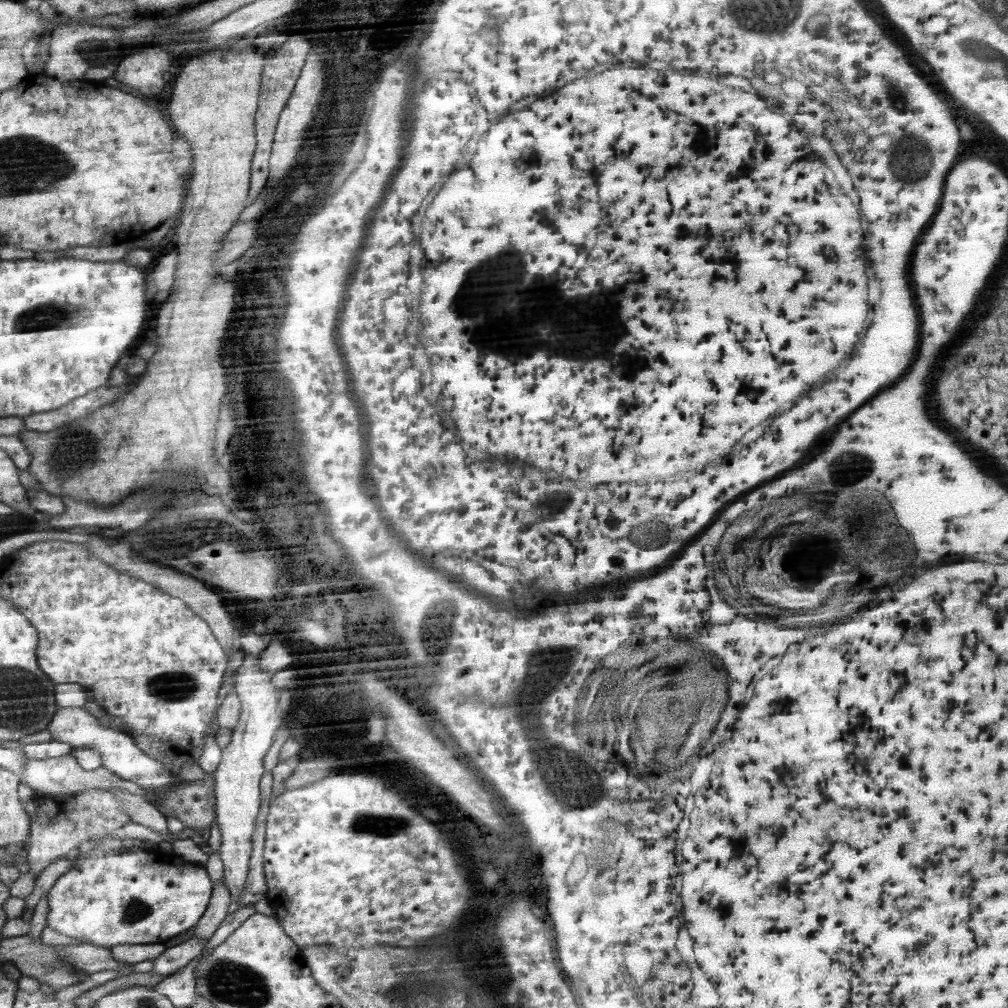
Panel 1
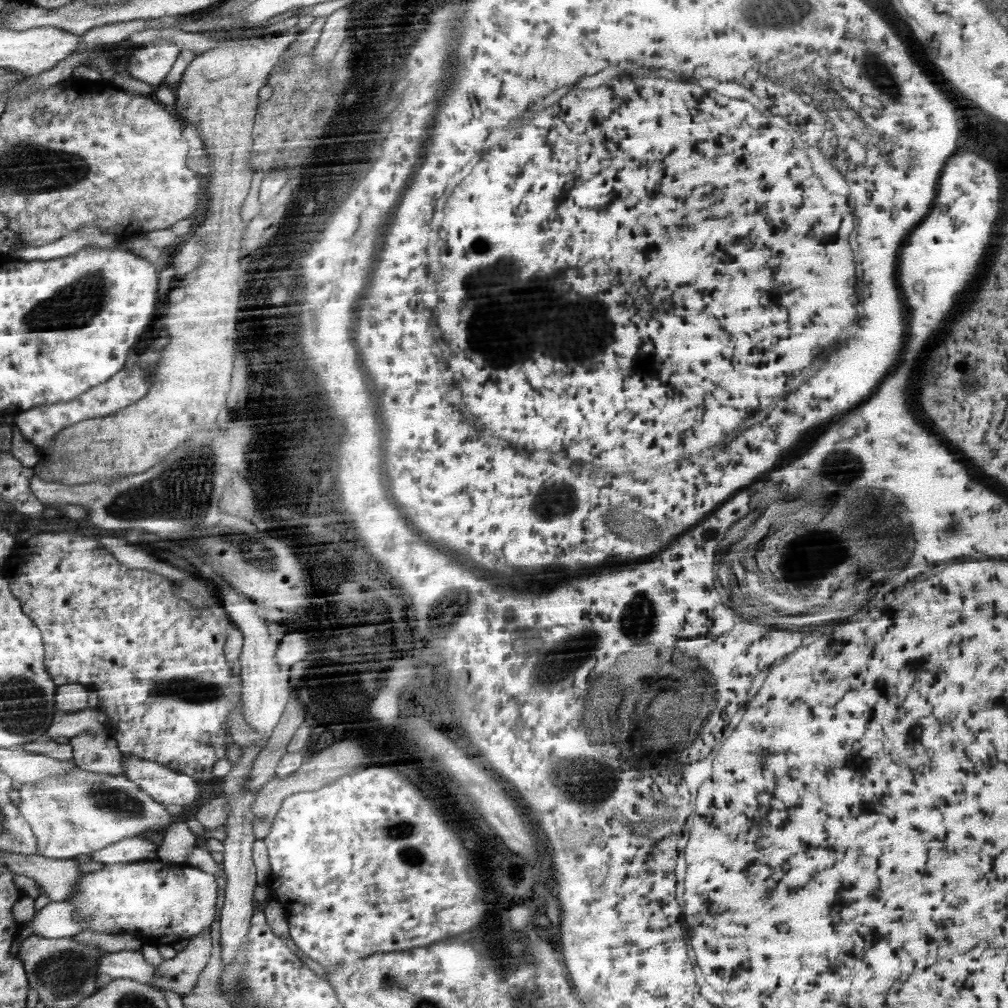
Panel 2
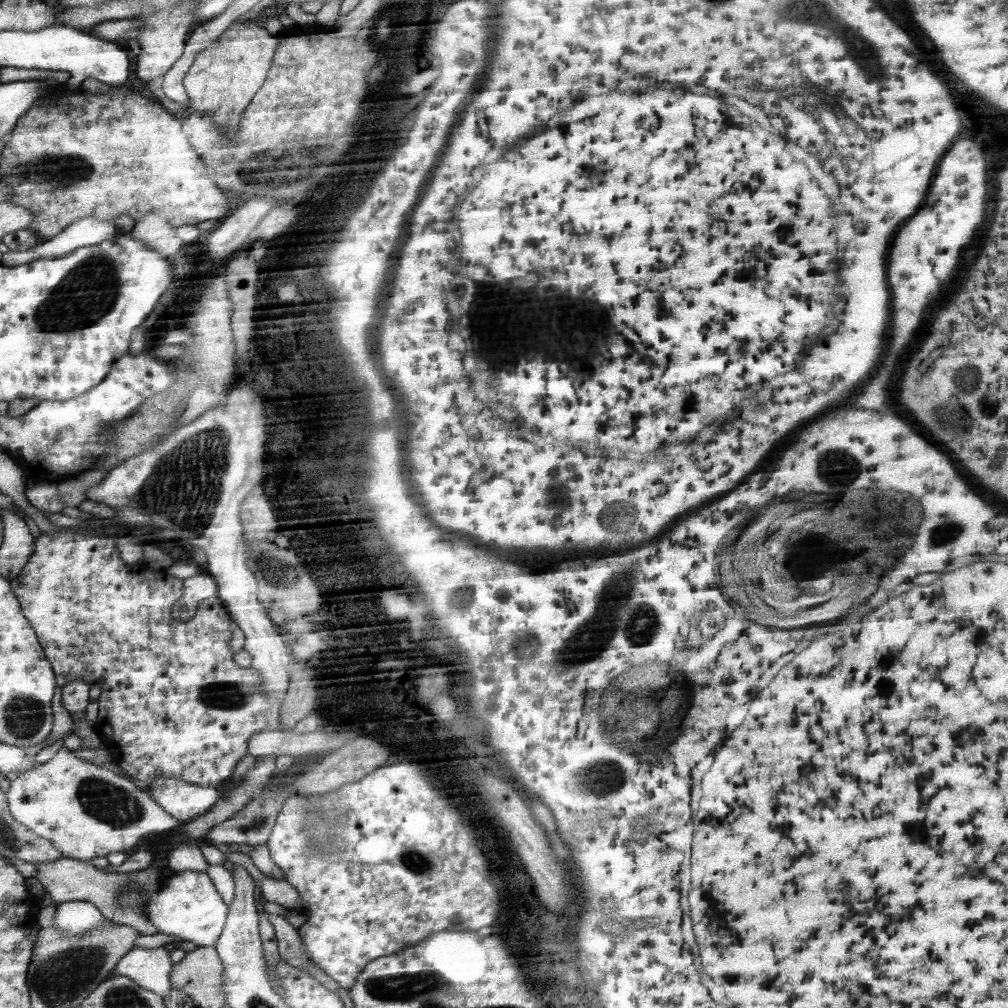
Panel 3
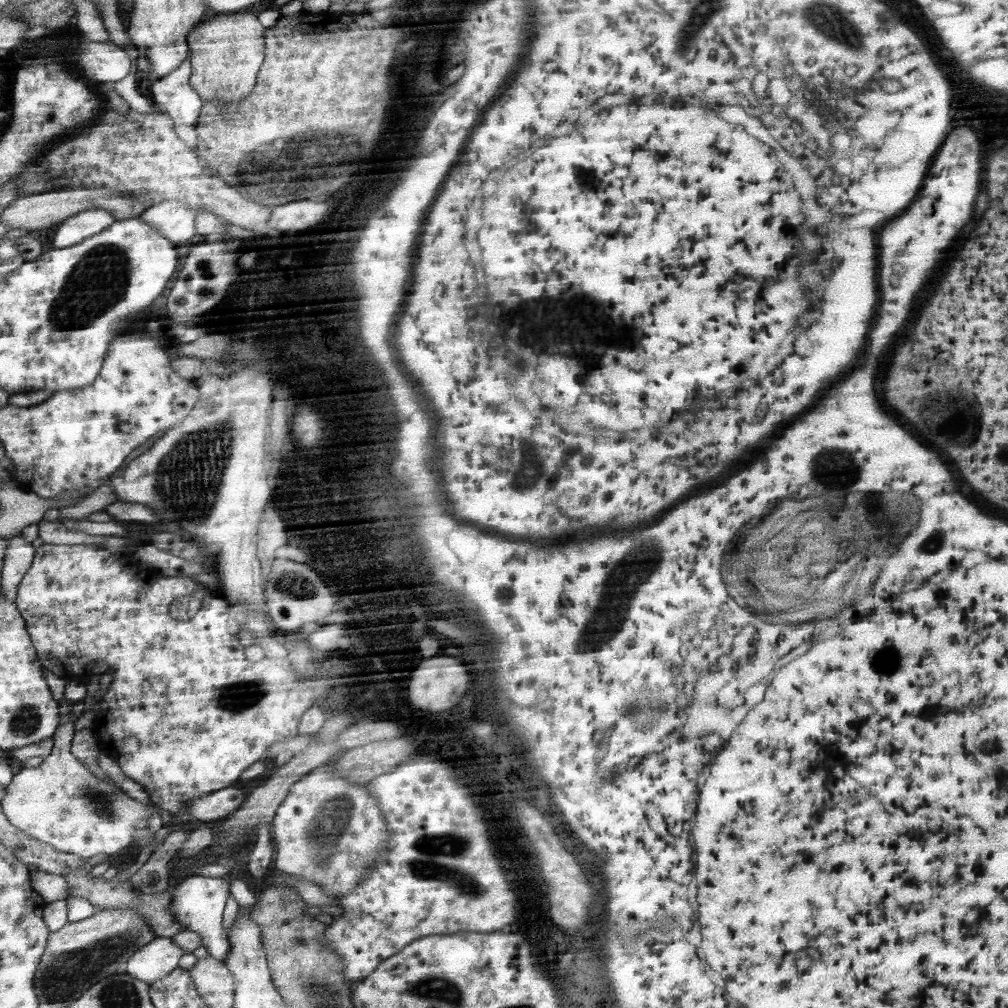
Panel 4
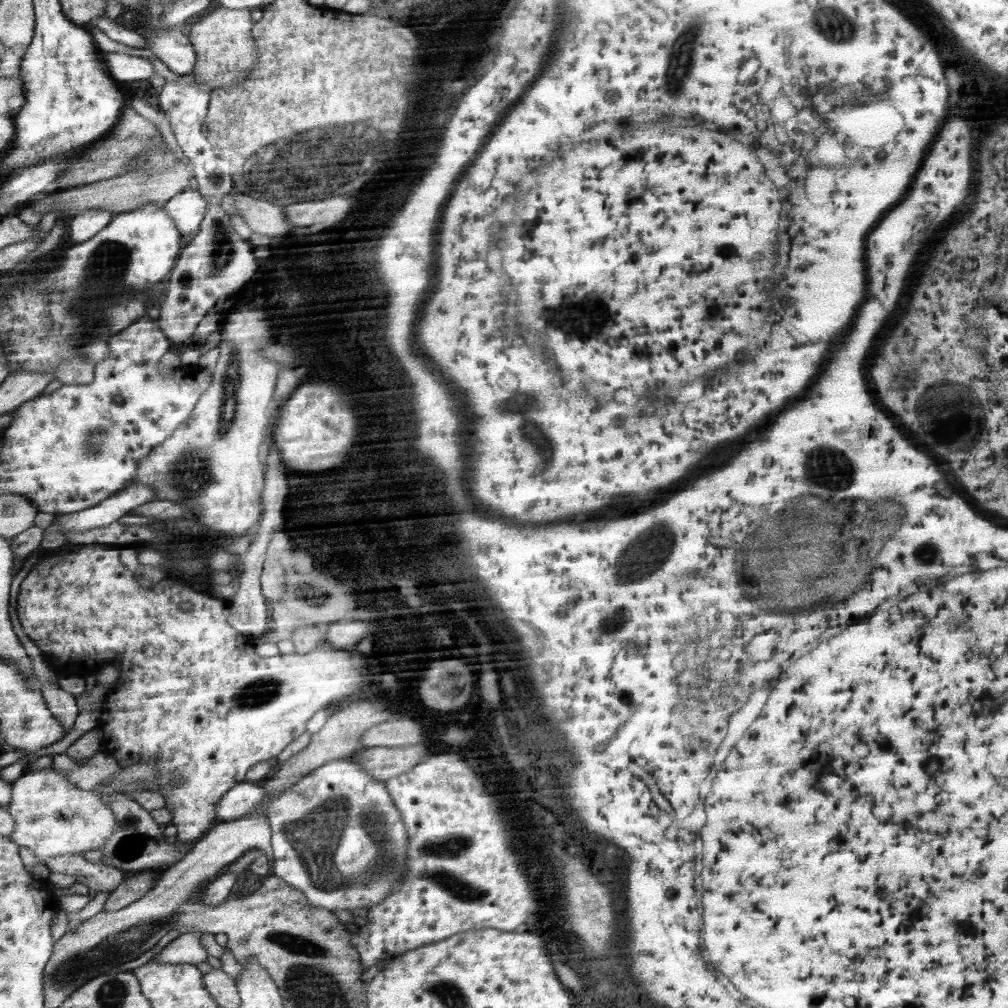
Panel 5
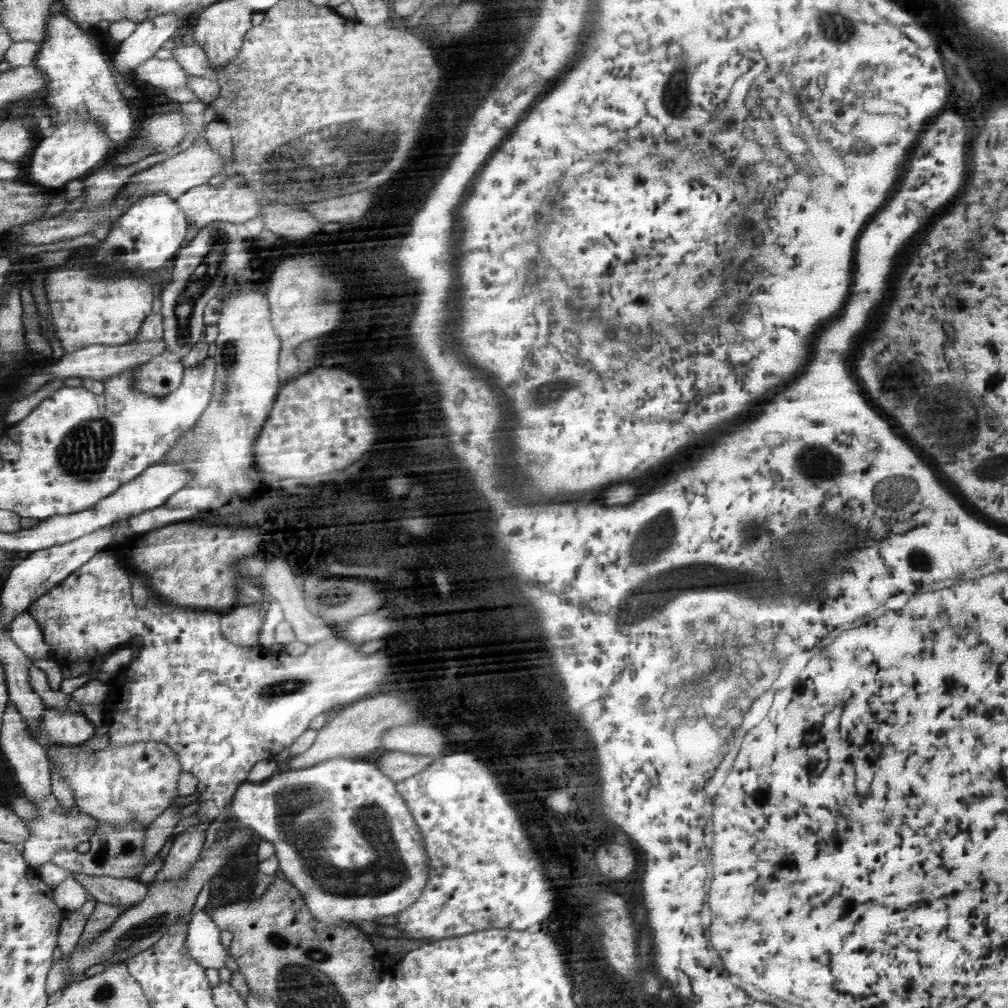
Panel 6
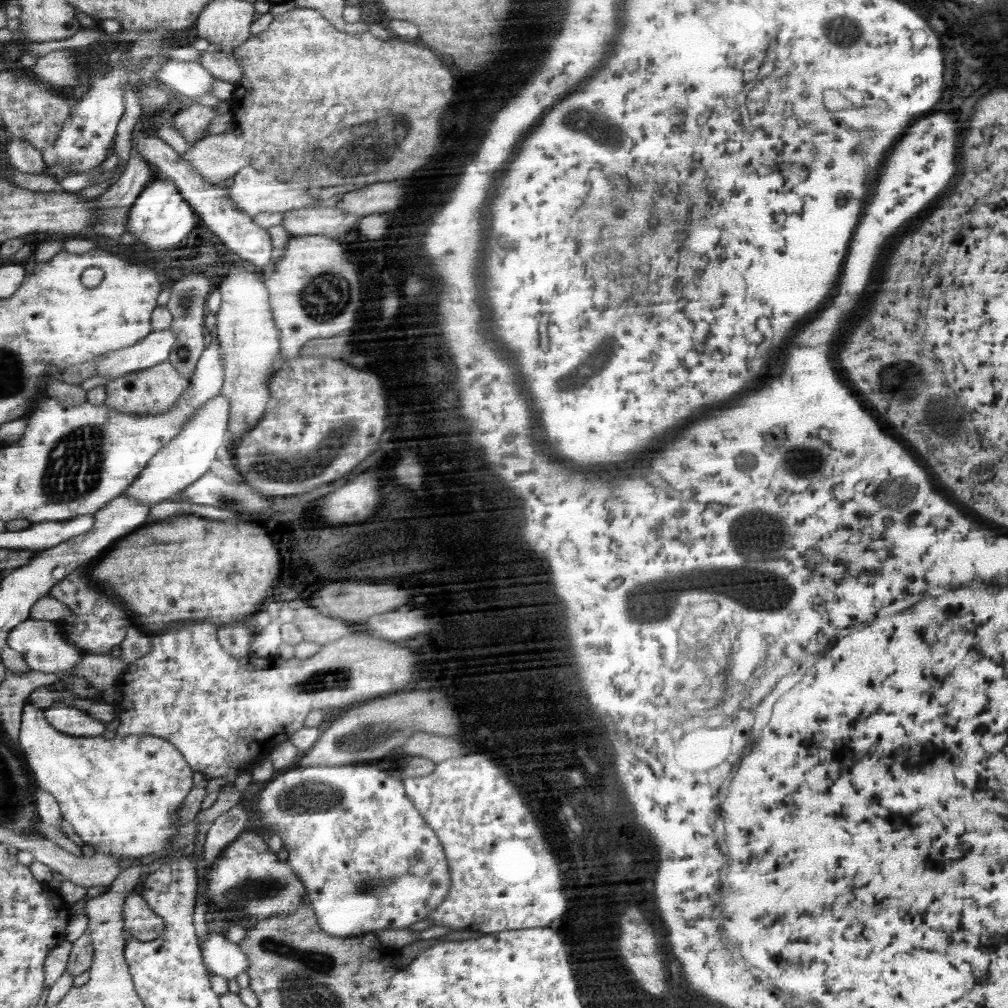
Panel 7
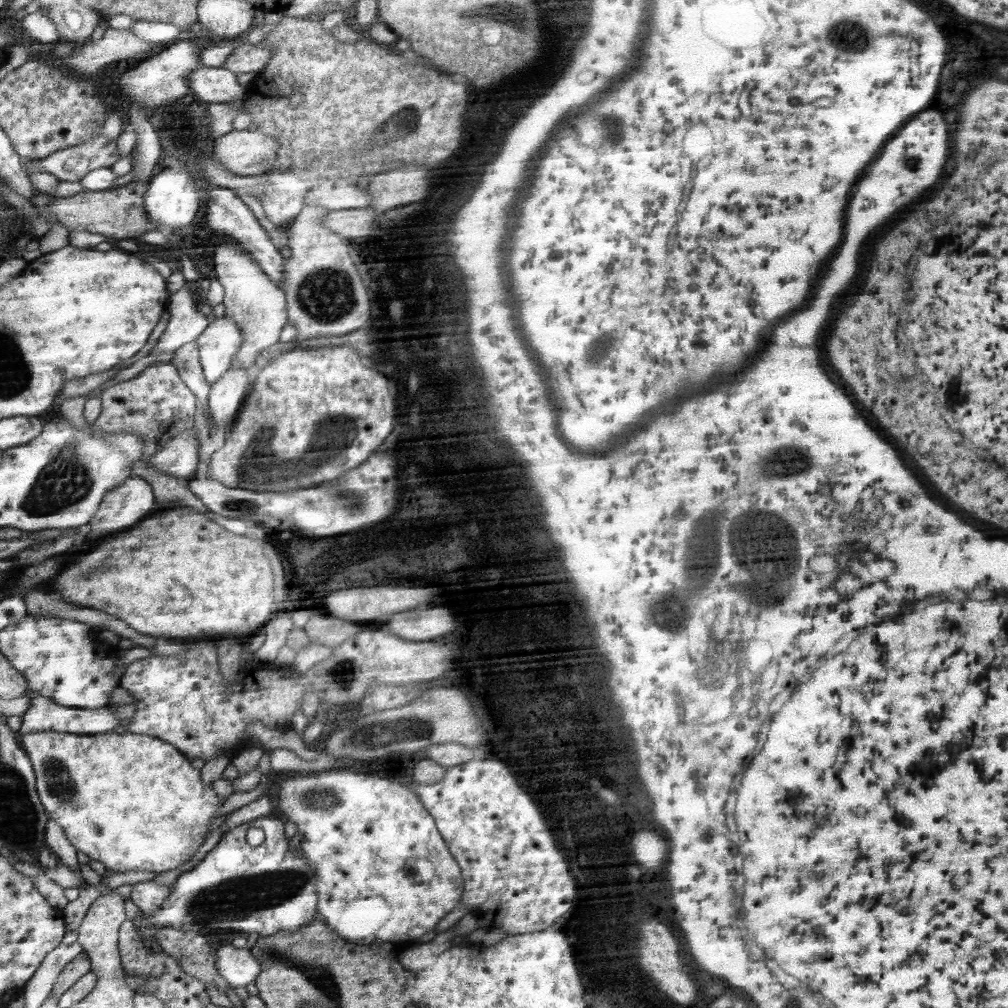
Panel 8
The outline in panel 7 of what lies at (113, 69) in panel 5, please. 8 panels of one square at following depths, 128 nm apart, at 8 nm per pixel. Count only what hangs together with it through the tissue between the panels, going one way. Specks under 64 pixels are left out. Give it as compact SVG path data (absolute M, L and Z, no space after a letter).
M168 59L157 70L156 78L172 93L189 100L193 96L208 94L215 80L197 61Z

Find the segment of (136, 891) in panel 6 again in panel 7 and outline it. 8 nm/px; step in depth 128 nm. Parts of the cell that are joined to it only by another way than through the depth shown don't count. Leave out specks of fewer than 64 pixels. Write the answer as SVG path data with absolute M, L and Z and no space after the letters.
M132 890L124 902L124 928L129 931L155 931L159 936L160 932L164 931L164 921L160 916L156 916L139 893Z

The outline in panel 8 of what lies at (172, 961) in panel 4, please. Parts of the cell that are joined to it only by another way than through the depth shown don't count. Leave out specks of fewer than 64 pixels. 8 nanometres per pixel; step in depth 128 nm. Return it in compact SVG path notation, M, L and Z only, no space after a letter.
M231 944L214 945L216 971L228 981L232 988L243 988L255 980L259 963L247 948L235 948Z

